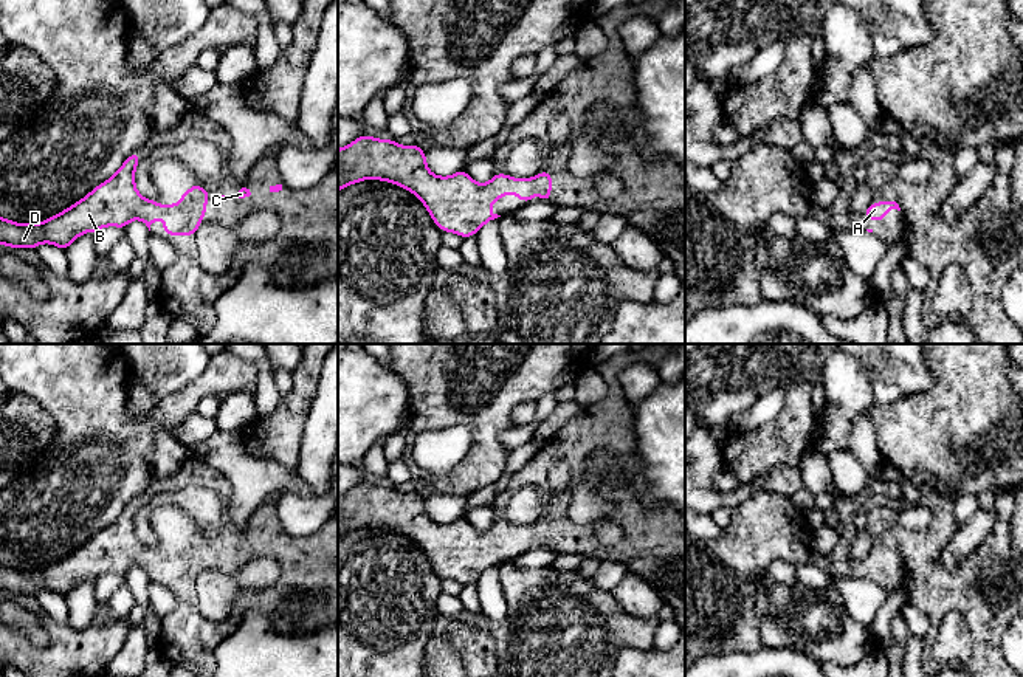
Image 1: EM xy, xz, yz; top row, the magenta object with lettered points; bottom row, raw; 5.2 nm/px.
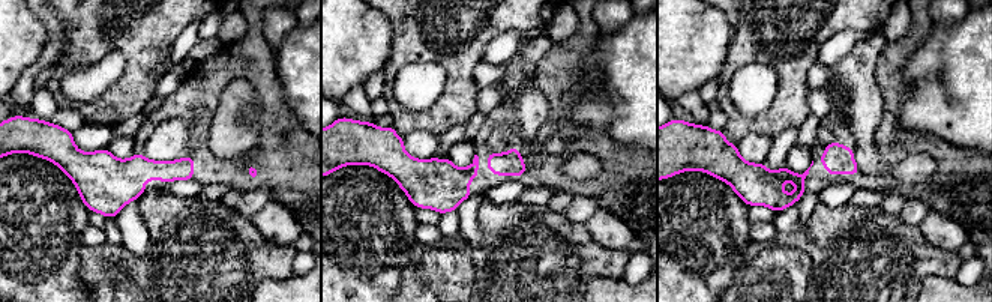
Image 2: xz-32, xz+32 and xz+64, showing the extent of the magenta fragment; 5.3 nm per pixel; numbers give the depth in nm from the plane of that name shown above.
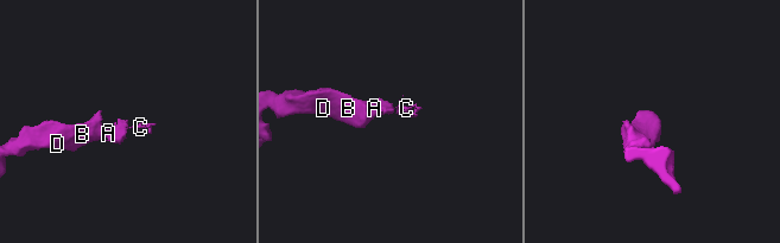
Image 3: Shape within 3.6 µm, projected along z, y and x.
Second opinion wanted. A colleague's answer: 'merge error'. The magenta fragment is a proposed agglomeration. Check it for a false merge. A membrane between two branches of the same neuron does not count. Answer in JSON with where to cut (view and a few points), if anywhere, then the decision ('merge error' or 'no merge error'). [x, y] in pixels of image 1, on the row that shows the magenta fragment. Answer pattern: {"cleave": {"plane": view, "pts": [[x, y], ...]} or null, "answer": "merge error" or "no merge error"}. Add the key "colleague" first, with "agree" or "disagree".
{"colleague": "disagree", "cleave": null, "answer": "no merge error"}

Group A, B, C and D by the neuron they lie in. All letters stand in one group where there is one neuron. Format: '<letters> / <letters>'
A B C D

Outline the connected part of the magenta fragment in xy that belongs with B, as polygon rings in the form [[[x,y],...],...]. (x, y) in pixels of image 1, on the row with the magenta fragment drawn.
[[[135,150],[108,180],[42,223],[16,223],[0,217],[0,245],[36,249],[40,243],[51,243],[67,249],[85,232],[98,232],[105,226],[122,229],[135,218],[150,231],[150,225],[160,217],[166,235],[195,235],[208,209],[206,200],[212,195],[203,186],[192,184],[181,192],[180,203],[158,204],[144,198],[135,184],[140,161]]]

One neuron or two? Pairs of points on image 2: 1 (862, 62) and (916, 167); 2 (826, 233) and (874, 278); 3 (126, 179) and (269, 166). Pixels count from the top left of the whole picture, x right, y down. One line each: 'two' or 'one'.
1: one
2: one
3: one

